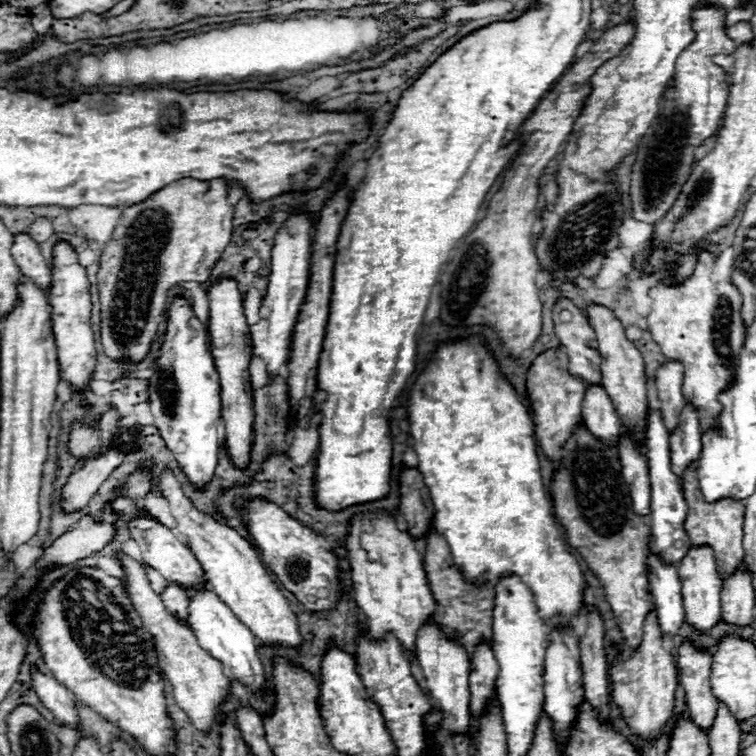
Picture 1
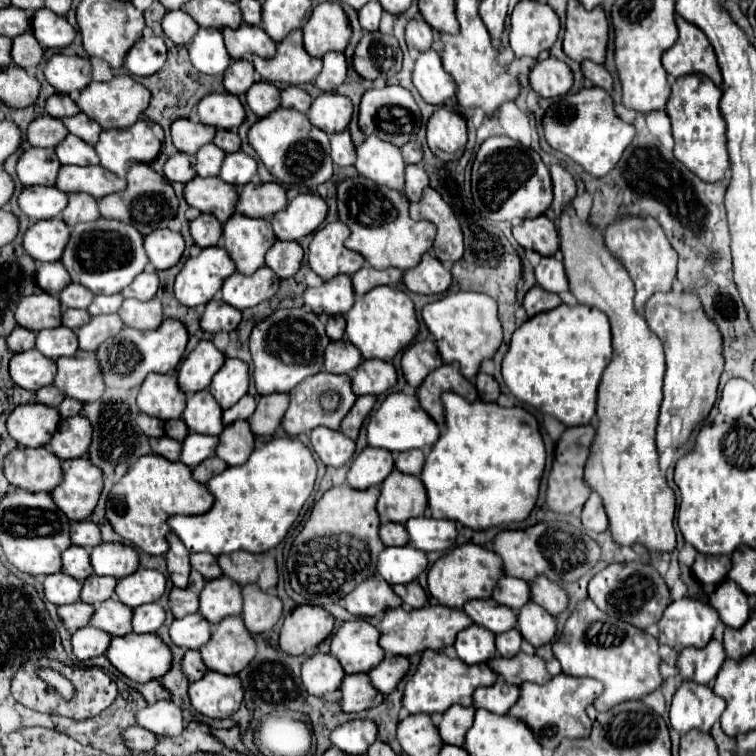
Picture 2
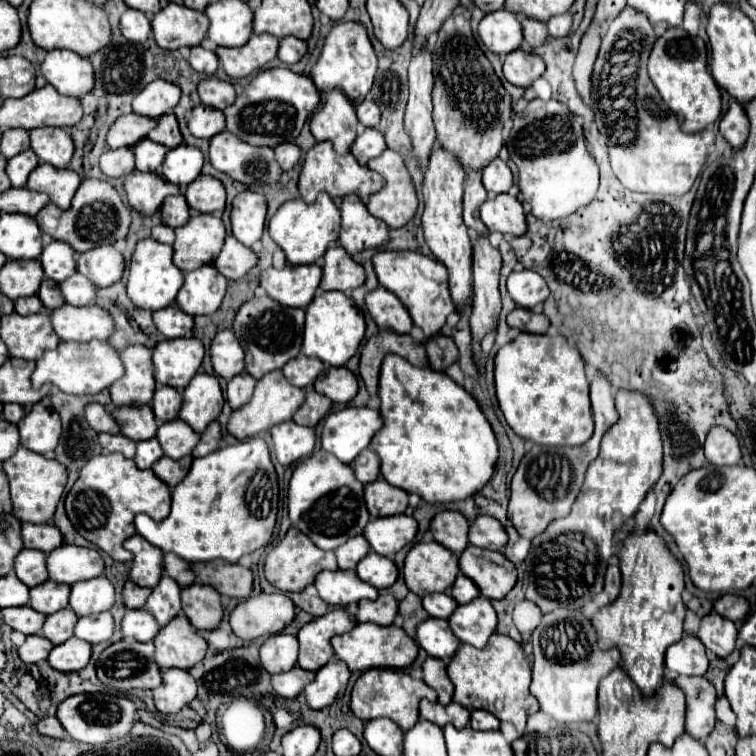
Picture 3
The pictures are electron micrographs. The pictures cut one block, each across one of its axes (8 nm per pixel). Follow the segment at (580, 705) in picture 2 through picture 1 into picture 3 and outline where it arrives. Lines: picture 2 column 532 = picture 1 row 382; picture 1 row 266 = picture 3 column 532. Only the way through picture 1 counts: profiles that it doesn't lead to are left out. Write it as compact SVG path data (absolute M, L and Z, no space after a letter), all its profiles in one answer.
M492 634L486 648L478 650L470 644L462 644L448 664L448 676L454 684L454 700L468 710L482 708L492 712L502 722L512 722L514 728L524 734L526 718L540 706L530 694L530 662L524 654L522 644L508 636Z

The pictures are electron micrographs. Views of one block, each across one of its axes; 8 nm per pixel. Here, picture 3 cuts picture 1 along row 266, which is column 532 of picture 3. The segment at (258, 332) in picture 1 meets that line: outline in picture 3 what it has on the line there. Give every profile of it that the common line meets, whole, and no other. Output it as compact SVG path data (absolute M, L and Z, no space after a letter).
M520 270L508 276L508 292L520 308L534 308L550 294L544 278L534 270Z

